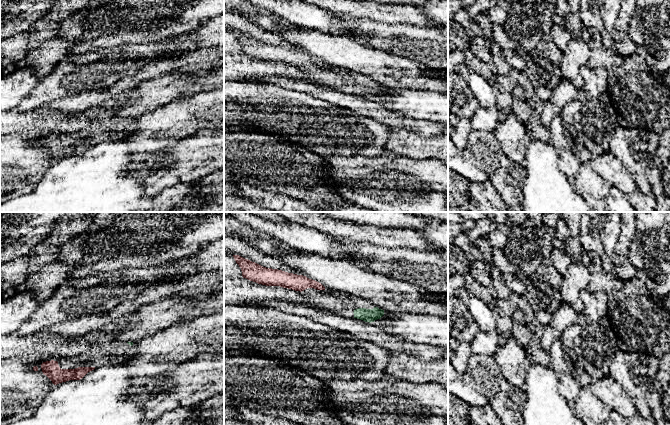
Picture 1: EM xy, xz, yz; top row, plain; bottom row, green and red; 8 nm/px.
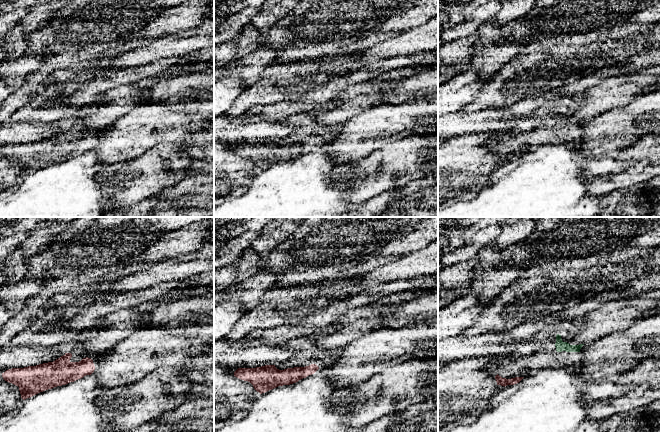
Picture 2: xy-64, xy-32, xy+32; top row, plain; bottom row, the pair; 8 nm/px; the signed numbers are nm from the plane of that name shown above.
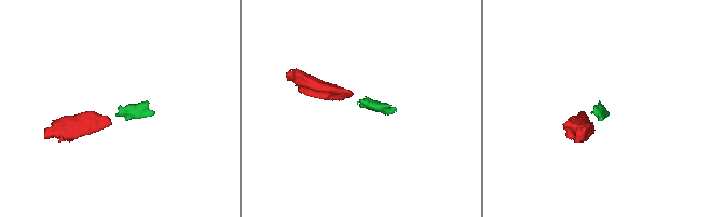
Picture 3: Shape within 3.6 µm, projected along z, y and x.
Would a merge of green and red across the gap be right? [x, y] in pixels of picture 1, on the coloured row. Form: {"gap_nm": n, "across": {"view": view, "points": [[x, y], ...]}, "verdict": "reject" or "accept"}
{"gap_nm": 300, "across": {"view": "xz", "points": [[354, 310], [324, 289]]}, "verdict": "accept"}

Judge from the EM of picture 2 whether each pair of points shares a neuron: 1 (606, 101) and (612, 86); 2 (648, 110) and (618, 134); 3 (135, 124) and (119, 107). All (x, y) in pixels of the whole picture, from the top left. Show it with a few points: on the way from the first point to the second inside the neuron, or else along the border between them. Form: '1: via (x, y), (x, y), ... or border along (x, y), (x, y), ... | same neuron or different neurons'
1: via (606, 97), (612, 90) | same neuron
2: via (641, 117), (635, 122), (630, 122), (625, 127) | same neuron
3: border along (135, 107), (105, 126) | different neurons

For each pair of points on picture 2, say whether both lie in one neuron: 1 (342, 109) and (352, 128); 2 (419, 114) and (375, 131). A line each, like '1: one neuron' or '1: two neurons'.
1: two neurons
2: one neuron

